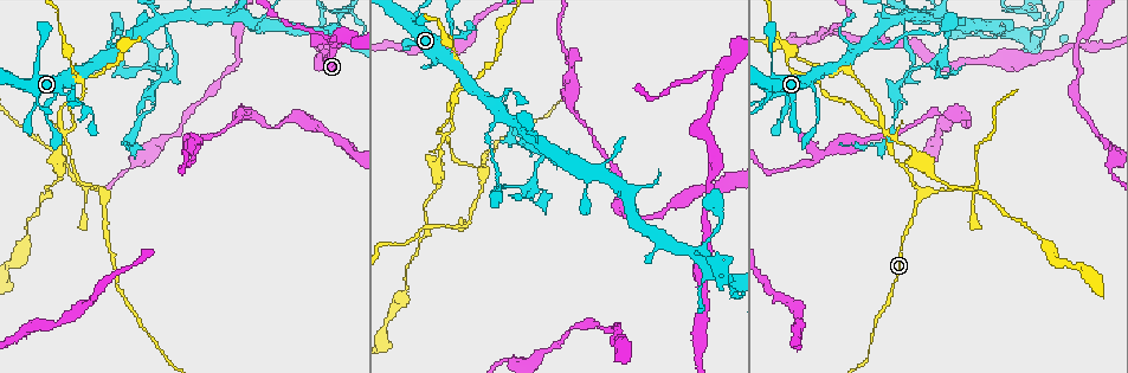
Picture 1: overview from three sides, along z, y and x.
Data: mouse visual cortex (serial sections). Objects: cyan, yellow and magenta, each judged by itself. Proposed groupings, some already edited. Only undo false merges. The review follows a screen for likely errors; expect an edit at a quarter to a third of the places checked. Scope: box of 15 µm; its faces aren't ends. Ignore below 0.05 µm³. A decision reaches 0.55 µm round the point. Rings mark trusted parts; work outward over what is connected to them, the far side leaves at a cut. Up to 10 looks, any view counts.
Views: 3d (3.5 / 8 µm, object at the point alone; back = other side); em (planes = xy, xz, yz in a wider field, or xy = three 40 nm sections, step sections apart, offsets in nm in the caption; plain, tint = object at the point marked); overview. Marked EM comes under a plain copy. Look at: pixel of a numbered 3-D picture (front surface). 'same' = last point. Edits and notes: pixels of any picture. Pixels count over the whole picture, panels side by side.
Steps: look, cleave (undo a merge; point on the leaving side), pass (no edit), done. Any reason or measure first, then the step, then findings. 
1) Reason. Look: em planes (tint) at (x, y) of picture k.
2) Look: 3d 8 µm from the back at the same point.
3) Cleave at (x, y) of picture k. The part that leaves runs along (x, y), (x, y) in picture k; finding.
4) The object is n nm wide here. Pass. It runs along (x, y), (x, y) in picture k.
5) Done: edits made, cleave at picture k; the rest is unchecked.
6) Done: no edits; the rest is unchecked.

Thin neck. Look: 3d 3.5 µm at (922, 192) of picture 1.

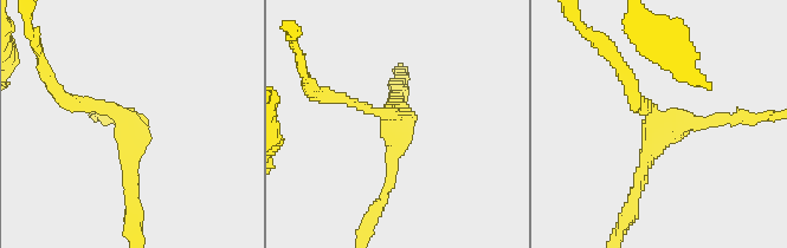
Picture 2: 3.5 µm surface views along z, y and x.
3 arms meet here; the arms are 100, 150, 150 nm wide. Look: em xy step 1 (tint) at (131, 127) of picture 2.

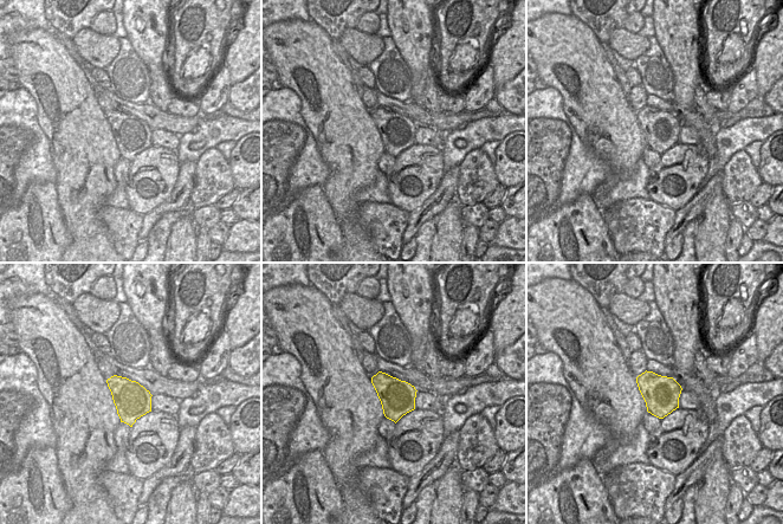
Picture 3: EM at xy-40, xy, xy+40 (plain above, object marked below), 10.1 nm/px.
Pass. It runs along (135, 200), (131, 128), (70, 103) in picture 2; continuous, no second cell.

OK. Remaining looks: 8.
Arms part here. Look: 3d 3.5 µm at (88, 187) of picture 1.

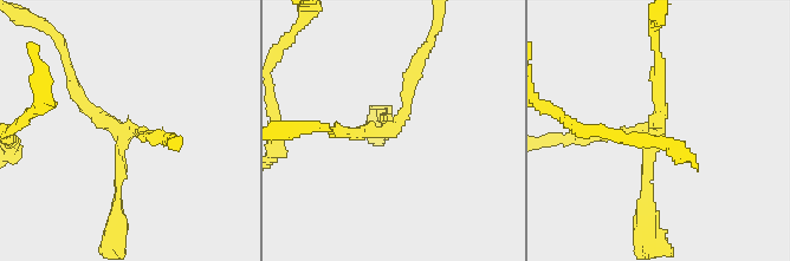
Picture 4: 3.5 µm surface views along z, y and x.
3 arms meet here; the arms are 150, 150, 200 nm wide; now the EM. Look: em xy step 3 (tint) at (654, 129) of picture 4.

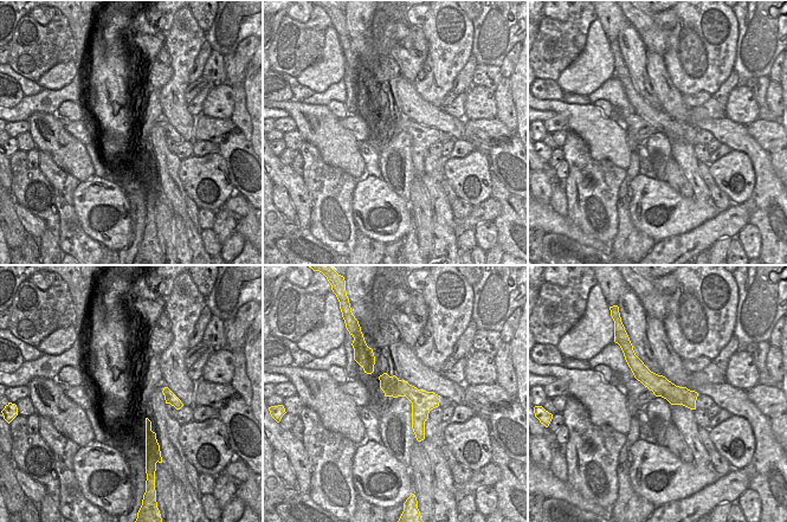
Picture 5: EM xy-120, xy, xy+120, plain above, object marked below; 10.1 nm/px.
The object is 200 nm wide here. Pass. It runs along (419, 58), (389, 128), (335, 130) in picture 4; one cell here.

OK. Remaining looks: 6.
Sharp bend. Look: 3d 8 µm from the back at (442, 136) of picture 1.

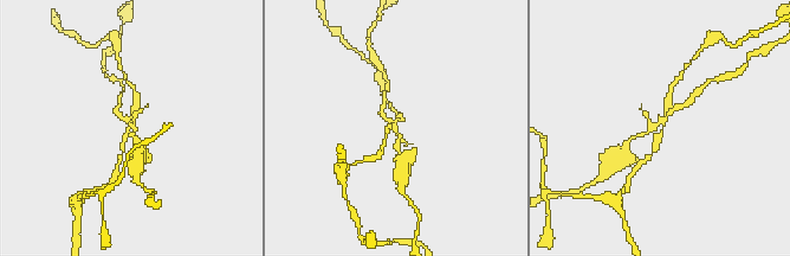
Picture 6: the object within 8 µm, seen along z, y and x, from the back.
Need the tissue. Look: em planes (tint) at (128, 124) of picture 6.

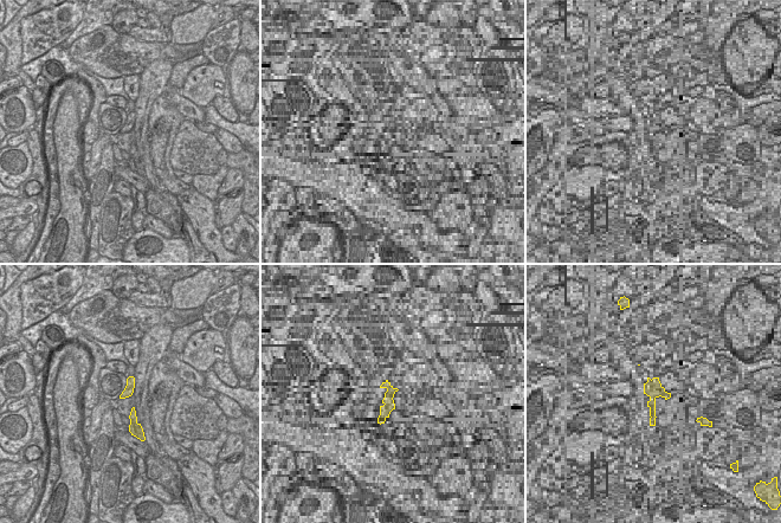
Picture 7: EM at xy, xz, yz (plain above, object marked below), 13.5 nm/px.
Cleave at (677, 107) of picture 6. The part that leaves runs along (659, 123), (630, 138), (625, 149) in picture 6; a second cell is stuck on.

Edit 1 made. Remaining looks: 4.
Arms part here. Look: 3d 8 µm at (785, 95) of picture 1.

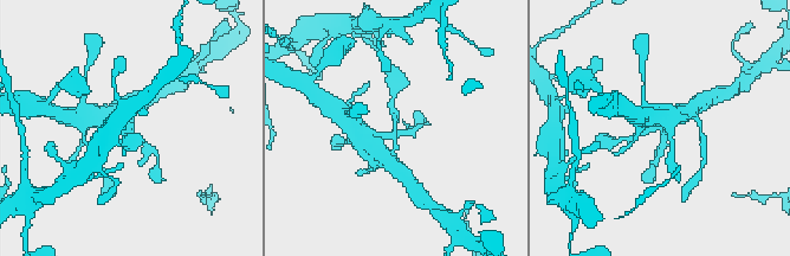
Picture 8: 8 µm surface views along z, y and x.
3 arms meet here; the arms are 200, 200, 600 nm wide. Look: em planes (tint) at (661, 130) of picture 8.

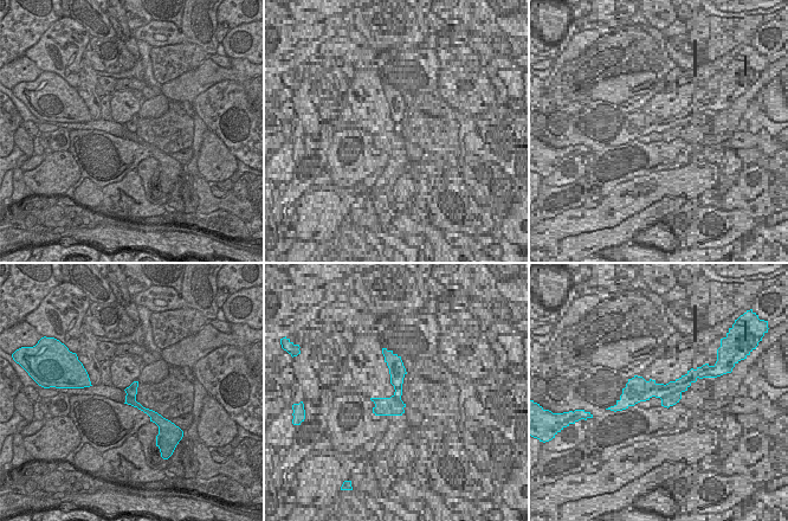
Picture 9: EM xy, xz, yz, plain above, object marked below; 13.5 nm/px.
The object is 160 nm wide here. Pass. It runs along (99, 115), (128, 129), (155, 152) in picture 8; one cell here.

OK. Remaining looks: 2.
Done: edits made, cleave at picture 6; the rest is unchecked.

